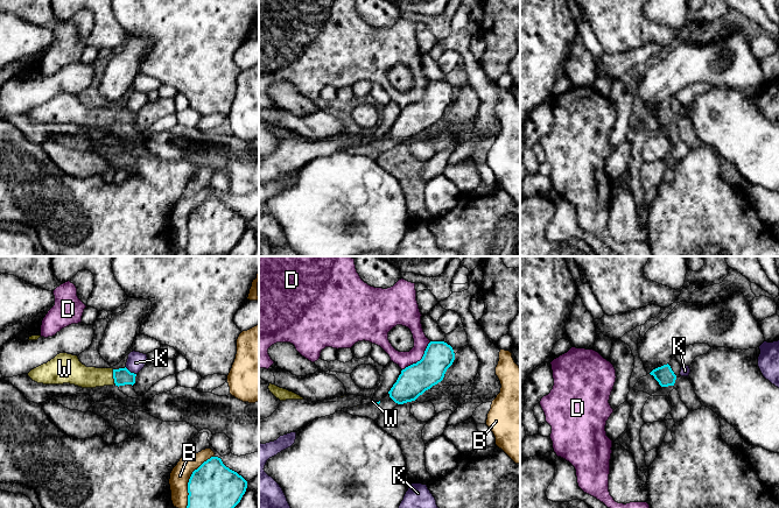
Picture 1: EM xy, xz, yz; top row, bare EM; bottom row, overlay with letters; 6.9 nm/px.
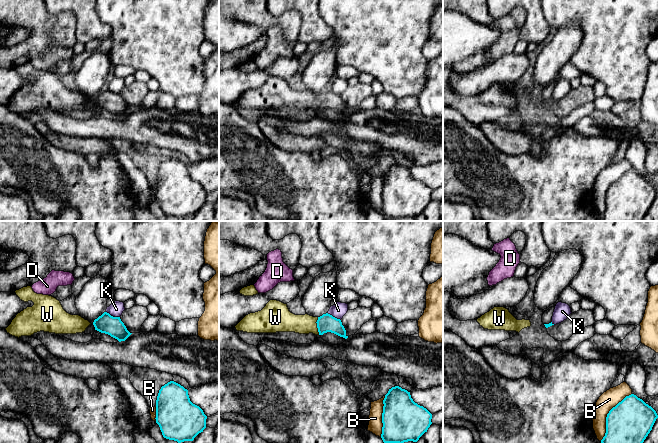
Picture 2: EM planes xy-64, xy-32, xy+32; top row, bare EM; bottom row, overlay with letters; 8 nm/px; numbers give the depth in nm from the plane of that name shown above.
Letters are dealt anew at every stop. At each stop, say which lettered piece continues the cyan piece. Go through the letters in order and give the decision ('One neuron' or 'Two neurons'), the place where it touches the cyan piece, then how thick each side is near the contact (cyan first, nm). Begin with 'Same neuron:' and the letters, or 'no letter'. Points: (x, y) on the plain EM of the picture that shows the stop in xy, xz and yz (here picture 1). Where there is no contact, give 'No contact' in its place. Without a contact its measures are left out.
Same neuron: W
B: Two neurons. Touches cyan at xy (189, 219). Thickness 360 nm (cyan) against 140 nm
D: Two neurons. Touches cyan at xz (421, 98). Thickness 220 nm (cyan) against 110 nm
K: Two neurons. Touches cyan at xy (130, 111). Thickness 120 nm (cyan) against 120 nm
W: One neuron. Touches cyan at xy (113, 115). Thickness 120 nm (cyan) against 160 nm

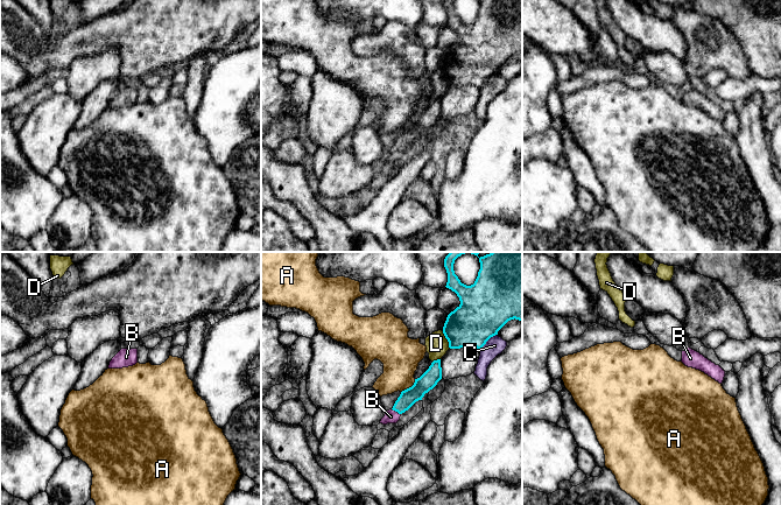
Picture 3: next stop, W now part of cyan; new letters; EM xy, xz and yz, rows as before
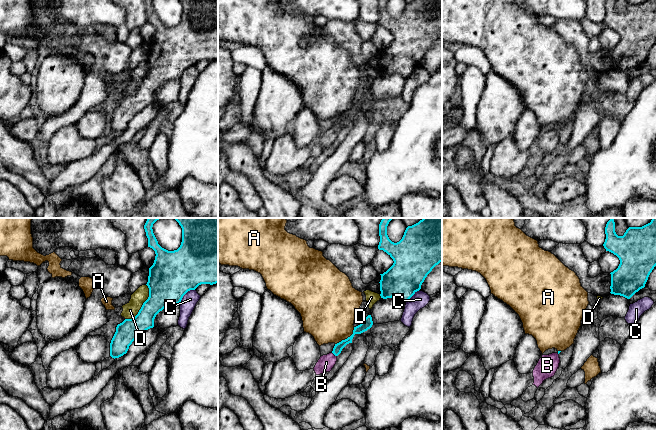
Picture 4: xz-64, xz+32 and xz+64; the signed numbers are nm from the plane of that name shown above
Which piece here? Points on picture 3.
Same neuron: B
A: Two neurons. Touches cyan at xz (409, 126). Thickness 120 nm (cyan) against 280 nm
B: One neuron. Touches cyan at xz (396, 149). Thickness 120 nm (cyan) against 90 nm
C: Two neurons. Touches cyan at xz (487, 78). Thickness 360 nm (cyan) against 120 nm
D: Two neurons. Touches cyan at xz (447, 77). Thickness 320 nm (cyan) against 150 nm

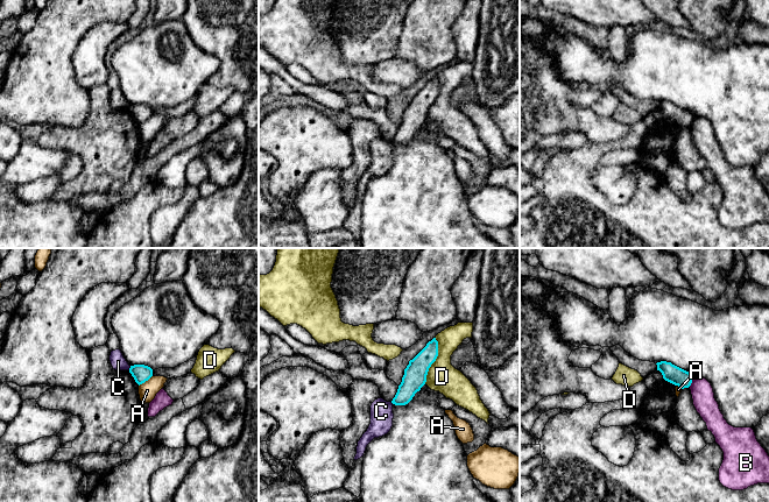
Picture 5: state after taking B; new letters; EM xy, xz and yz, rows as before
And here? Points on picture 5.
Same neuron: no letter
A: Two neurons. Touches cyan at xy (145, 120). Thickness 120 nm (cyan) against 120 nm
B: Two neurons. Touches cyan at yz (691, 121). Thickness 120 nm (cyan) against 150 nm
C: Two neurons. Touches cyan at xy (129, 107). Thickness 120 nm (cyan) against 100 nm
D: Two neurons. Touches cyan at xz (435, 99). Thickness 160 nm (cyan) against 200 nm

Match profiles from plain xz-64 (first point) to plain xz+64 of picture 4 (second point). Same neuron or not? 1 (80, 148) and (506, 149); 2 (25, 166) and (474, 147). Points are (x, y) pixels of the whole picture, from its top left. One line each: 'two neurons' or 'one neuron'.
1: one neuron
2: two neurons

